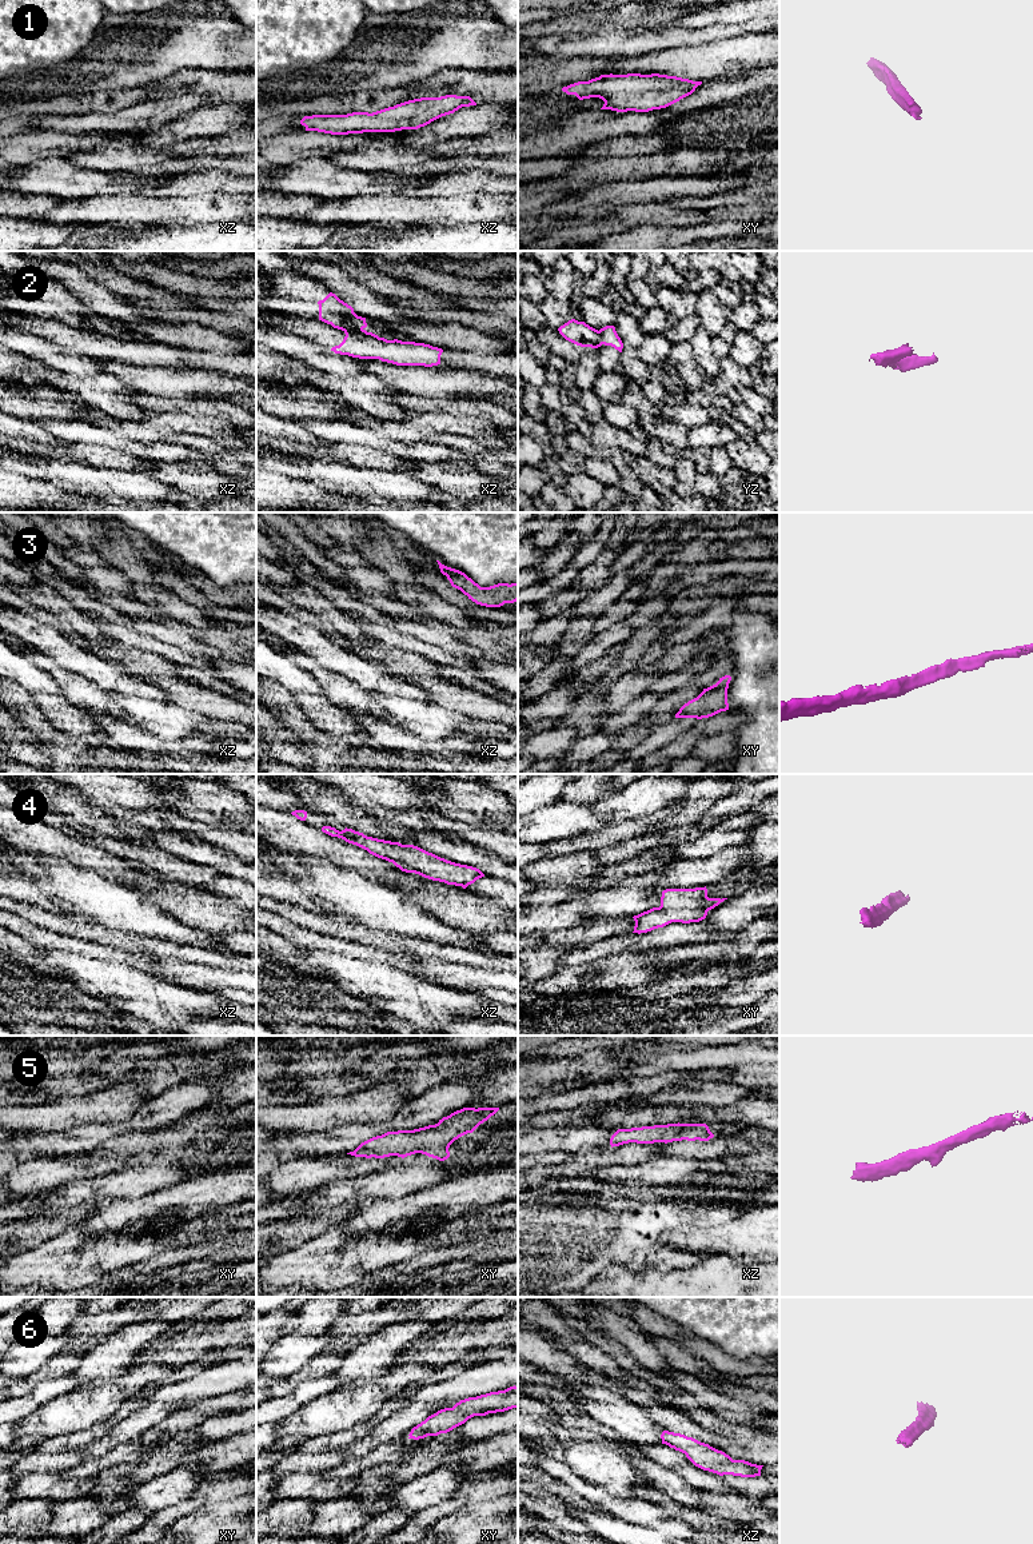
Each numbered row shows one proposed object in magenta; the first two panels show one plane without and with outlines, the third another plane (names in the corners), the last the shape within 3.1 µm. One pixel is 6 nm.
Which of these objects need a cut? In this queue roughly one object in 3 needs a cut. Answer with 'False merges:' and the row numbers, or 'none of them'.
False merges: 2

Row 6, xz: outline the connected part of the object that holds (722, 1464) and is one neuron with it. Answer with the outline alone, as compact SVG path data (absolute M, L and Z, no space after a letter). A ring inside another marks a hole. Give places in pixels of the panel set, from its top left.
M663 1431L662 1444L674 1448L686 1455L686 1457L698 1468L717 1473L719 1476L733 1475L741 1477L761 1476L763 1465L751 1464L745 1460L733 1460L729 1455L718 1451L709 1444L701 1443L693 1437L681 1433Z

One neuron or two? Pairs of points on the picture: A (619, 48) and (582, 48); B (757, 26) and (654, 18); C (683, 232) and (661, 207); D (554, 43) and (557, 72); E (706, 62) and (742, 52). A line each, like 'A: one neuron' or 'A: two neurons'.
A: one neuron
B: two neurons
C: two neurons
D: two neurons
E: one neuron

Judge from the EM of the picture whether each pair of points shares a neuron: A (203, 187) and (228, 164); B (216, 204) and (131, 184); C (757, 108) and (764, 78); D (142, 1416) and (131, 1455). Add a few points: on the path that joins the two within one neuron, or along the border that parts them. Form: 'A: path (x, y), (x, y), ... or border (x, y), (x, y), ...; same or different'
A: border (190, 172), (228, 172), (242, 176); different
B: border (123, 192), (138, 192), (154, 198); different
C: border (765, 90), (730, 100); different
D: border (146, 1437), (138, 1441), (118, 1444), (106, 1452); different

